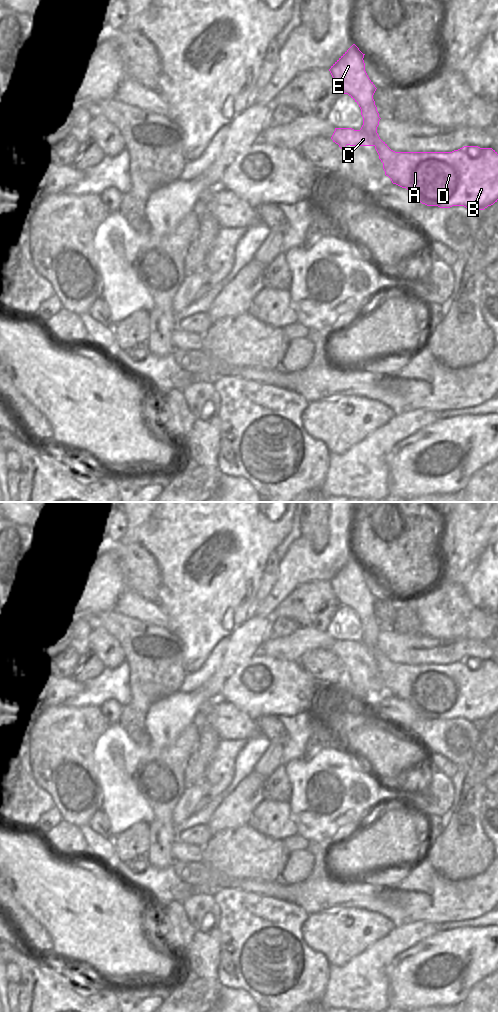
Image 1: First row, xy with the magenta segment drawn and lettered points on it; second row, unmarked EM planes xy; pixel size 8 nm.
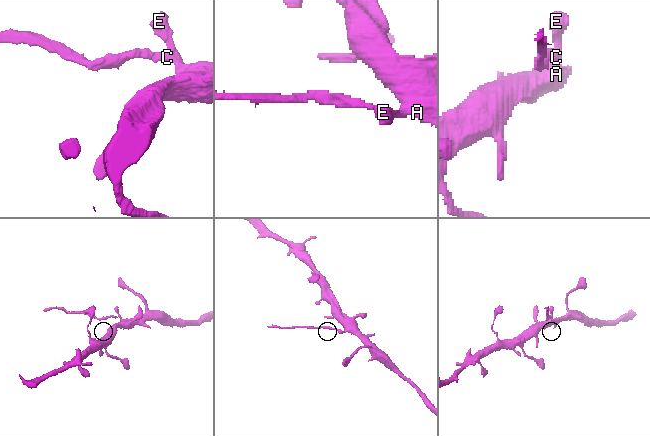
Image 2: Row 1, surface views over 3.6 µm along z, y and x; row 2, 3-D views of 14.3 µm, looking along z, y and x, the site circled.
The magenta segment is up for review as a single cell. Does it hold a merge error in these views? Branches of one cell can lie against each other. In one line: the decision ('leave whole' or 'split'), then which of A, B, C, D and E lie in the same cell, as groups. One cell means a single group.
split; groups A B D / C E

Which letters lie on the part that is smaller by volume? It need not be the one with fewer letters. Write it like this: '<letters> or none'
C, E

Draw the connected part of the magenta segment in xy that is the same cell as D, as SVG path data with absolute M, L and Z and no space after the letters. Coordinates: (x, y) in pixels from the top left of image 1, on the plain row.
M380 651L375 661L385 687L393 696L406 700L422 716L484 722L498 712L498 666L492 660L464 658L452 664L393 664Z

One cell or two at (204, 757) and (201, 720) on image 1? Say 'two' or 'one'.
one

